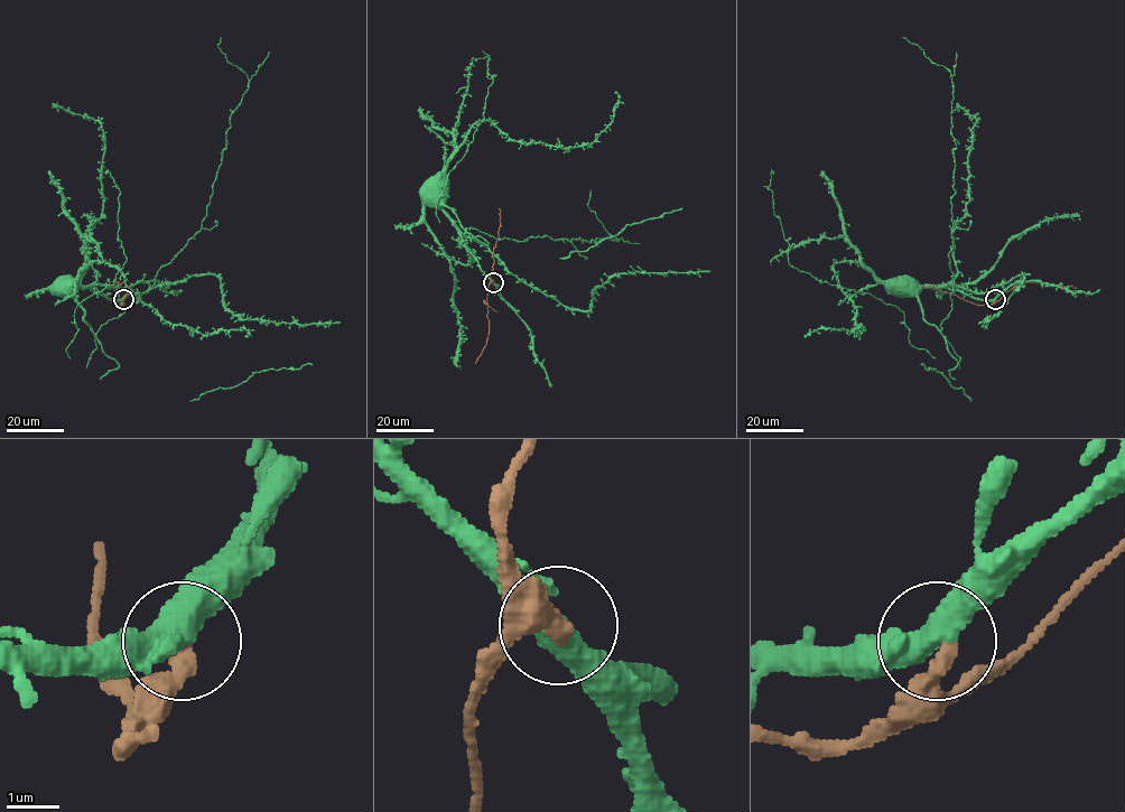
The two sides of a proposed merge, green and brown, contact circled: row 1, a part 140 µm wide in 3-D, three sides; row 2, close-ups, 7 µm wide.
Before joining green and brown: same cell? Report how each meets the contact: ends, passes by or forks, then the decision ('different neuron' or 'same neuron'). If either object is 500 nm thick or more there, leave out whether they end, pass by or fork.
different neuron

